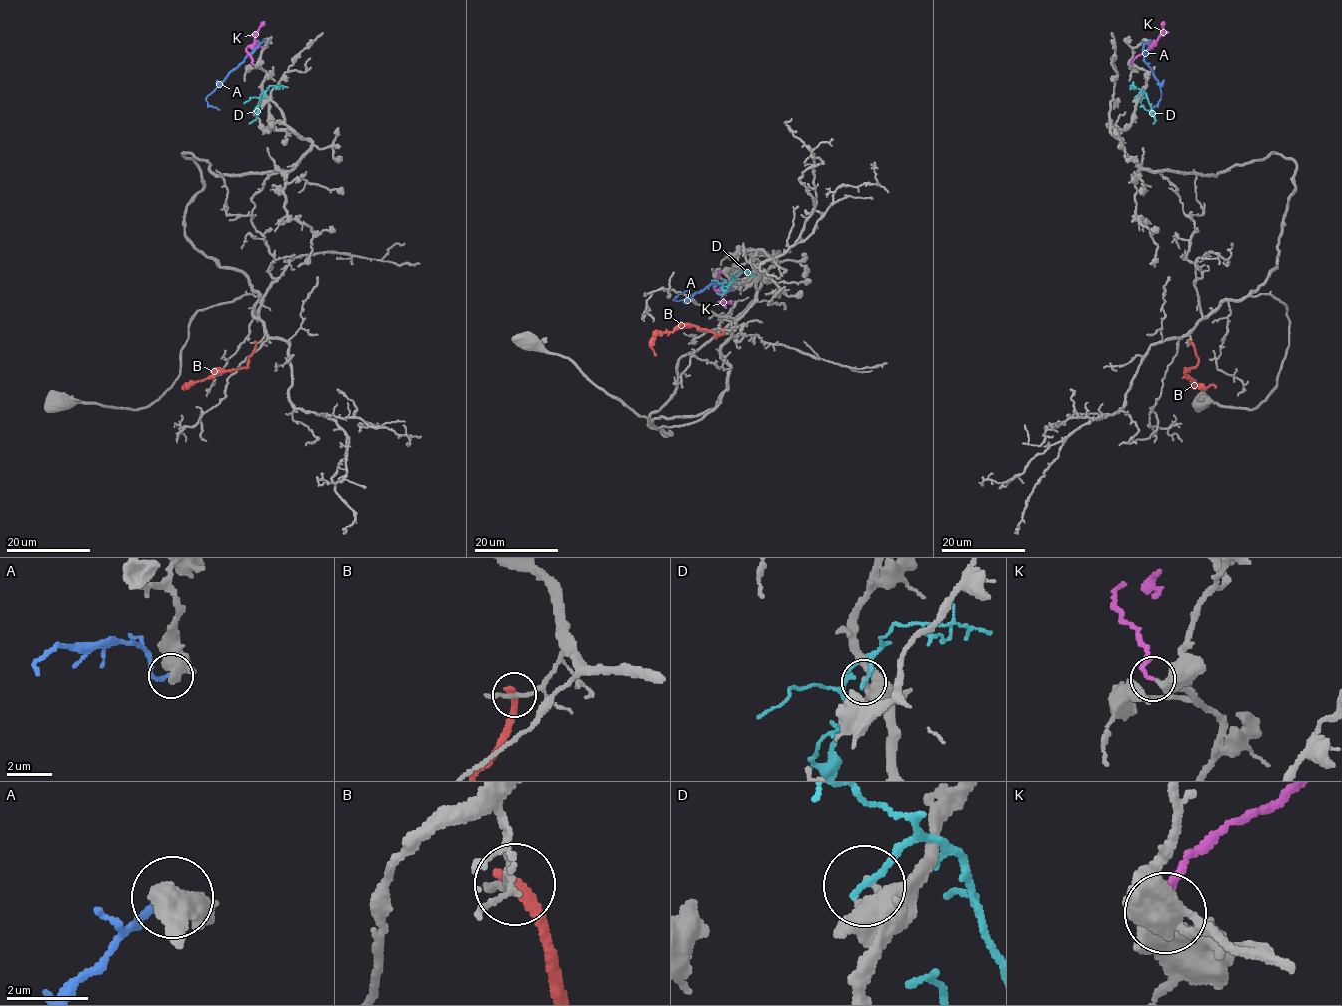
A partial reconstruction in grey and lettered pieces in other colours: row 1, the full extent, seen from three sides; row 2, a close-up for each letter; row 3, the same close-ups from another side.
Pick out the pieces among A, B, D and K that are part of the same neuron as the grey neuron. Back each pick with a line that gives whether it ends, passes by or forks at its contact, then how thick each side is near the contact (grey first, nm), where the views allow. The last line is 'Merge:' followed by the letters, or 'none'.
K: It ends there. Thickness 500 nm (grey) against 200 nm
Merge: K

